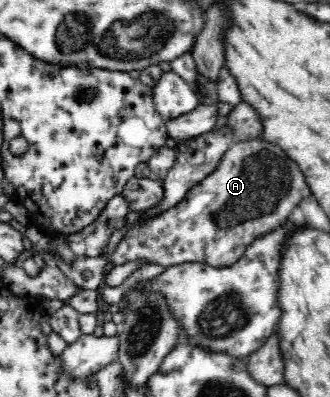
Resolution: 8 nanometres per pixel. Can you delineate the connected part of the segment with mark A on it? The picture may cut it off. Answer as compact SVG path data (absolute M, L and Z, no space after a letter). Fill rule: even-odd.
M263 139L236 141L225 151L216 169L189 190L179 204L155 218L145 220L145 224L127 226L125 236L111 252L109 260L115 265L146 260L149 264L161 264L164 267L185 262L203 262L214 267L231 266L254 240L281 226L288 219L291 210L301 205L303 198L307 196L312 196L311 187L307 185L299 165L289 160L285 149Z

